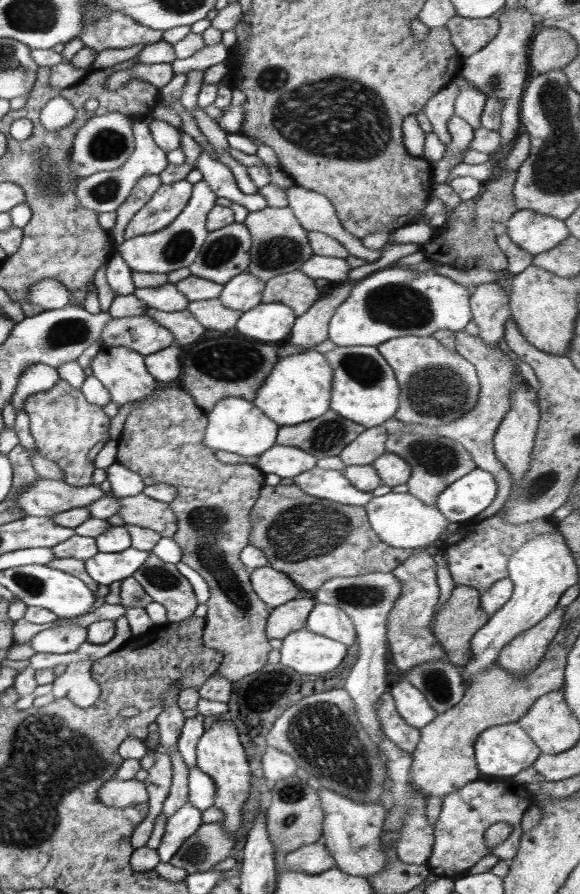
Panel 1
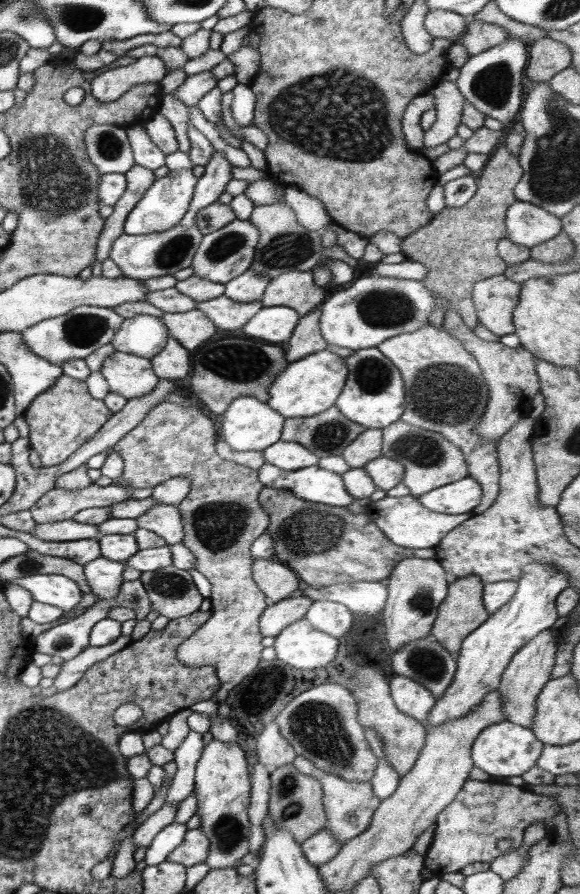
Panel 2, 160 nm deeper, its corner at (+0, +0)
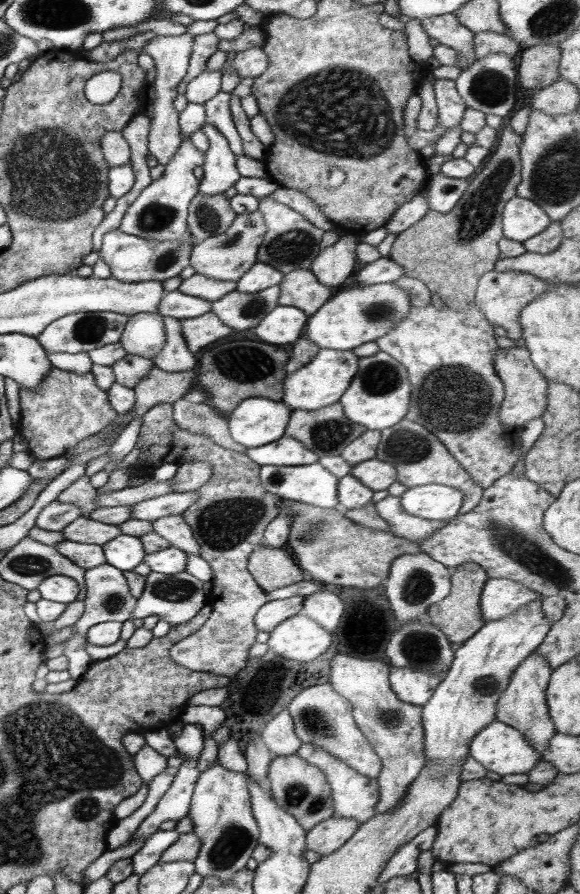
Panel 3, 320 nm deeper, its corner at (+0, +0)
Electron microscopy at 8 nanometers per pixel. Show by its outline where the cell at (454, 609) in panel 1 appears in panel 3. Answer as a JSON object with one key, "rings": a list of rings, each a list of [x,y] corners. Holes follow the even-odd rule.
{"rings":[[[462,564],[462,566],[452,570],[451,593],[444,600],[430,606],[427,620],[437,626],[450,642],[462,644],[484,626],[487,620],[482,616],[480,598],[483,586],[488,579],[486,572],[478,564]]]}

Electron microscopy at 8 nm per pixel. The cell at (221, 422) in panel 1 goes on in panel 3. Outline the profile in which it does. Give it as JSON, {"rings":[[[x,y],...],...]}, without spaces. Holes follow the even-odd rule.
{"rings":[[[246,398],[228,416],[231,437],[246,449],[273,443],[285,434],[291,411],[282,401]]]}

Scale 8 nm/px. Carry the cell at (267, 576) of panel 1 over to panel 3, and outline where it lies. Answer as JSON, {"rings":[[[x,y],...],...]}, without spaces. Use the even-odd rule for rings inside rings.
{"rings":[[[259,545],[250,554],[247,568],[254,581],[266,593],[307,578],[306,574],[298,568],[295,558],[284,546],[268,548],[268,546]]]}

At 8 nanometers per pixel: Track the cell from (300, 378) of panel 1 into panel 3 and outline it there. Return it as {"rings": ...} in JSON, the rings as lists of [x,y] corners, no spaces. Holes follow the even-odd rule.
{"rings":[[[320,349],[308,364],[287,375],[283,384],[283,399],[281,401],[292,411],[298,409],[313,411],[338,403],[356,376],[358,367],[359,357],[353,351]]]}

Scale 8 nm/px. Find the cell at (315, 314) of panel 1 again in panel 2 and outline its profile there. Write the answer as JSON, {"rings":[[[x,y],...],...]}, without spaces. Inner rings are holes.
{"rings":[[[321,305],[302,317],[299,317],[298,325],[287,340],[286,360],[294,362],[302,356],[320,352],[328,345],[322,333],[320,333]]]}

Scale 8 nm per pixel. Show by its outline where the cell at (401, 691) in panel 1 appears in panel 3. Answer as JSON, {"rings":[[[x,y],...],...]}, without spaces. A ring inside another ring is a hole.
{"rings":[[[389,668],[389,682],[395,695],[404,702],[424,706],[442,678],[416,668]]]}

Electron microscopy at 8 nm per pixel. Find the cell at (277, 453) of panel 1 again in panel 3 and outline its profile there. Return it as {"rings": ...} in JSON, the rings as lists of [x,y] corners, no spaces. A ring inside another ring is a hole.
{"rings":[[[285,434],[273,443],[246,449],[245,453],[260,466],[300,466],[314,464],[319,460],[319,456],[299,440]]]}

